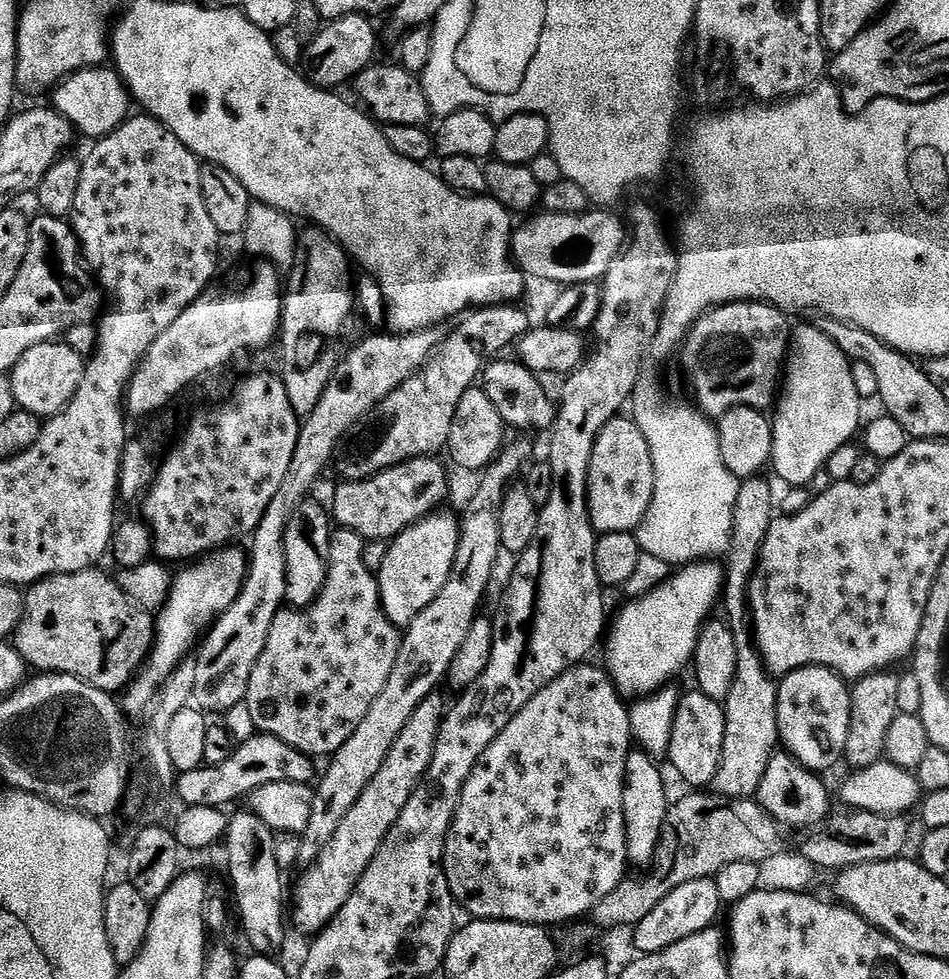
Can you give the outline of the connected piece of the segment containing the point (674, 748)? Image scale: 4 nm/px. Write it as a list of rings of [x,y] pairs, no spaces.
[[[699,690],[692,692],[684,692],[678,702],[678,710],[674,714],[674,730],[670,736],[670,750],[666,757],[667,763],[672,763],[672,768],[685,780],[691,787],[696,790],[704,790],[709,787],[714,778],[714,774],[718,774],[718,766],[720,765],[720,755],[722,754],[722,742],[726,738],[726,718],[722,704],[715,701],[714,698],[707,697],[706,694]]]

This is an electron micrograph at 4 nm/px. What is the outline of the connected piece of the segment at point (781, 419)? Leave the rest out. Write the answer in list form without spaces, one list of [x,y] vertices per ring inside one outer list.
[[[818,326],[812,328],[800,328],[791,333],[790,343],[788,346],[788,359],[786,367],[782,373],[782,387],[778,393],[778,399],[774,405],[774,419],[772,420],[772,433],[774,434],[774,450],[772,451],[772,462],[770,465],[771,471],[776,471],[782,479],[788,484],[793,484],[794,487],[800,488],[803,484],[808,484],[816,475],[823,473],[828,467],[828,459],[830,454],[834,454],[834,450],[838,450],[842,446],[853,443],[852,435],[859,433],[862,428],[862,420],[860,424],[860,407],[862,401],[858,390],[854,387],[854,374],[852,373],[852,361],[849,360],[846,354],[842,354],[842,350],[838,350],[838,346],[834,346],[834,342],[830,342],[830,338],[826,338],[826,334],[822,334],[822,330]]]

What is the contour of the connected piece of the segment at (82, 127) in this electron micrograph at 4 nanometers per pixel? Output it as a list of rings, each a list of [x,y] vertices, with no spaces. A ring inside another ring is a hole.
[[[108,66],[84,68],[72,76],[60,81],[51,93],[51,107],[72,123],[73,129],[84,136],[103,138],[129,119],[134,108],[134,101],[124,85],[124,79]]]

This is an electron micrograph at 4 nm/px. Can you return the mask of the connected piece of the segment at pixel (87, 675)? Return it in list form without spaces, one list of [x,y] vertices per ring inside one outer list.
[[[95,567],[87,568],[81,572],[46,576],[43,580],[38,580],[35,584],[31,585],[31,587],[27,589],[24,598],[24,612],[20,615],[20,624],[14,633],[14,647],[16,653],[24,659],[25,665],[27,665],[29,669],[36,668],[32,670],[35,670],[37,673],[47,674],[57,672],[63,676],[73,676],[103,692],[120,694],[132,683],[136,673],[144,667],[148,654],[152,651],[152,645],[154,643],[154,620],[147,611],[138,610],[136,605],[129,602],[126,594],[116,585],[116,581],[111,575],[107,576],[106,573],[100,571],[101,569],[99,567]]]

